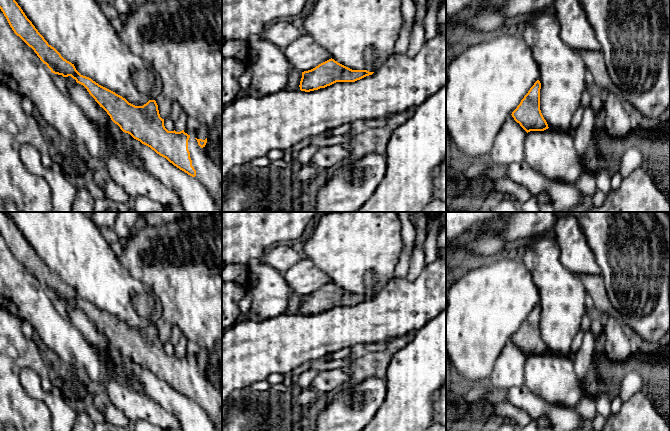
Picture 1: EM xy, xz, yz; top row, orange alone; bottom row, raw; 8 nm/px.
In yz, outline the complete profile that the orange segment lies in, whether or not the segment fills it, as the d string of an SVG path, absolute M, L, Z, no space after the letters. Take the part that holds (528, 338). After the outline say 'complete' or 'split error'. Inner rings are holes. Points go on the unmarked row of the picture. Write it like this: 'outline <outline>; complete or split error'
outline M537 304L511 338L527 357L549 352L540 334L540 313L541 307Z; complete

